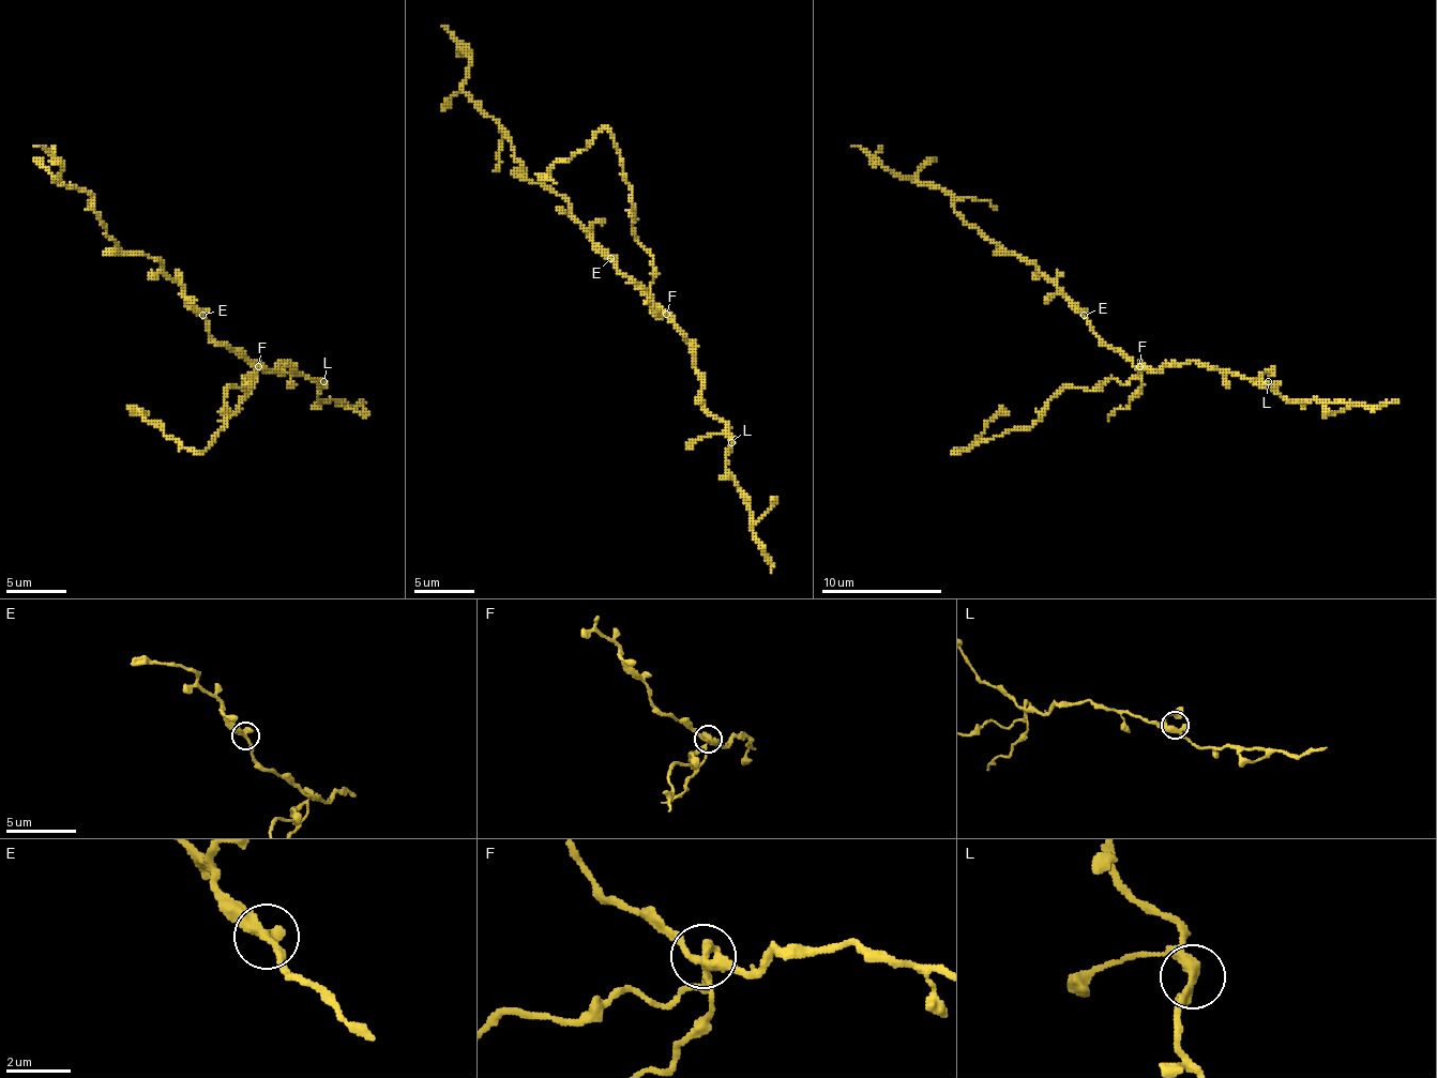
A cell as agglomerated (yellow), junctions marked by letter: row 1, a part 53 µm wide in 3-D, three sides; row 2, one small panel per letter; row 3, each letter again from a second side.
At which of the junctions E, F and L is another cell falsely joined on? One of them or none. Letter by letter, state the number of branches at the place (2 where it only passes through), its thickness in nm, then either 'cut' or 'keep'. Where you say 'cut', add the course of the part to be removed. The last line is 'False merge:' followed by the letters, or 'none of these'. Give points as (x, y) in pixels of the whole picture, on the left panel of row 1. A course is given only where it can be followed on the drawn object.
E: 2 branches meet; 360 nm thick; keep
F: 4 branches meet; 300 nm thick; cut; foreign part runs (257, 366), (242, 384), (242, 379), (245, 391), (230, 388), (224, 430), (202, 451), (194, 451), (127, 406)
L: 4 branches meet; 280 nm thick; keep
False merge: F

